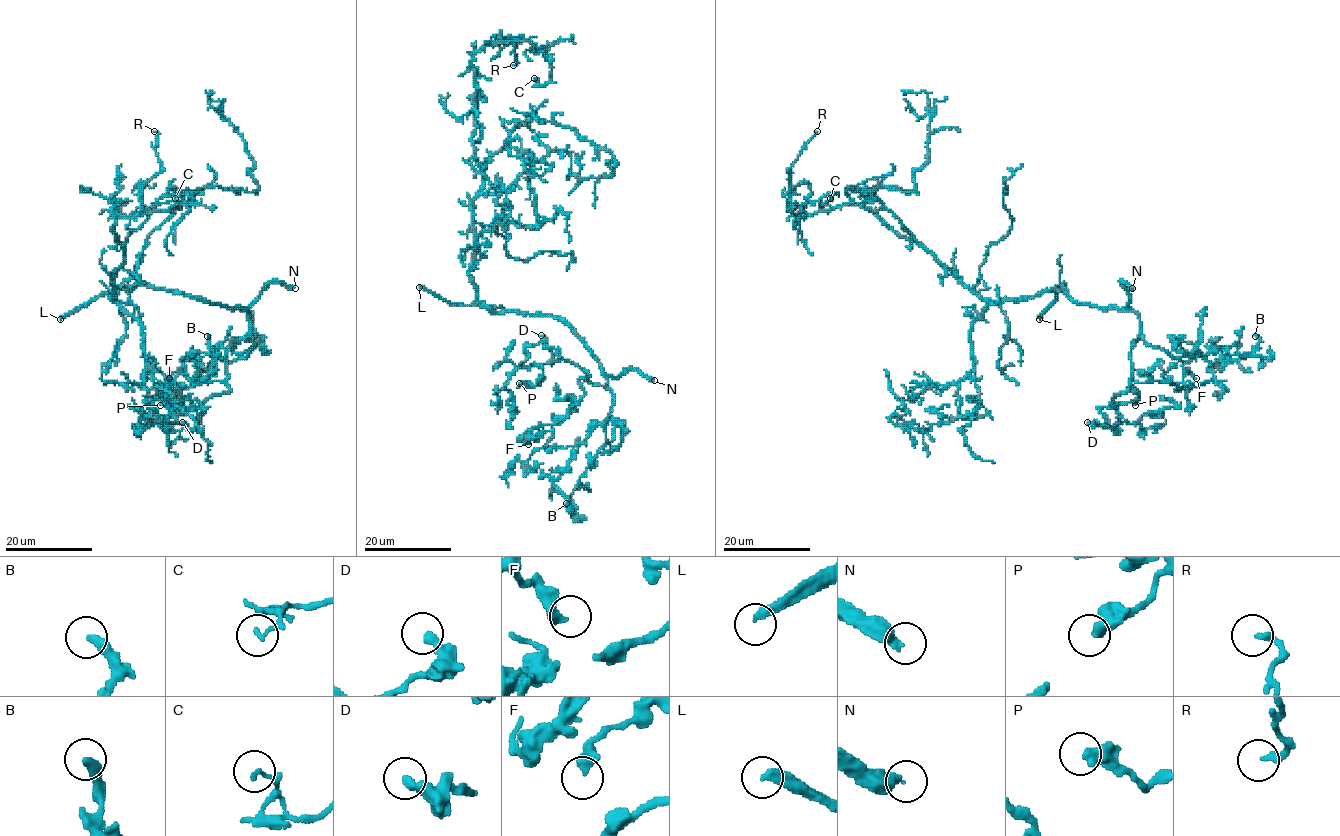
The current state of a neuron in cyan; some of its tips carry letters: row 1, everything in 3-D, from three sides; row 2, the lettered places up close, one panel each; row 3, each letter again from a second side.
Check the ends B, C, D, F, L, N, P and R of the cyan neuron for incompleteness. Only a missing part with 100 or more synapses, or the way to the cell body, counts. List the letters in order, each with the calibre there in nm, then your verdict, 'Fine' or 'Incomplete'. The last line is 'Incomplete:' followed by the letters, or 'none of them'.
B: Thickness 360 nm. Fine
C: Thickness 140 nm. Fine
D: Thickness 360 nm. Fine
F: Thickness 400 nm. Fine
L: Thickness 320 nm. Incomplete
N: Thickness 380 nm. Incomplete
P: Thickness 460 nm. Fine
R: Thickness 200 nm. Fine
Incomplete: L, N

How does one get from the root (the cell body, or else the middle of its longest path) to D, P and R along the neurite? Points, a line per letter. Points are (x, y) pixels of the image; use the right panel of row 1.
D: (1026, 297), (1064, 285), (1076, 303), (1138, 316), (1129, 387), (1112, 403), (1118, 423), (1087, 422)
P: (1026, 297), (1064, 285), (1076, 303), (1135, 312), (1131, 380), (1112, 406), (1138, 395), (1135, 405)
R: (1026, 297), (982, 300), (863, 207), (846, 203), (797, 216), (789, 206), (789, 169), (817, 131)

